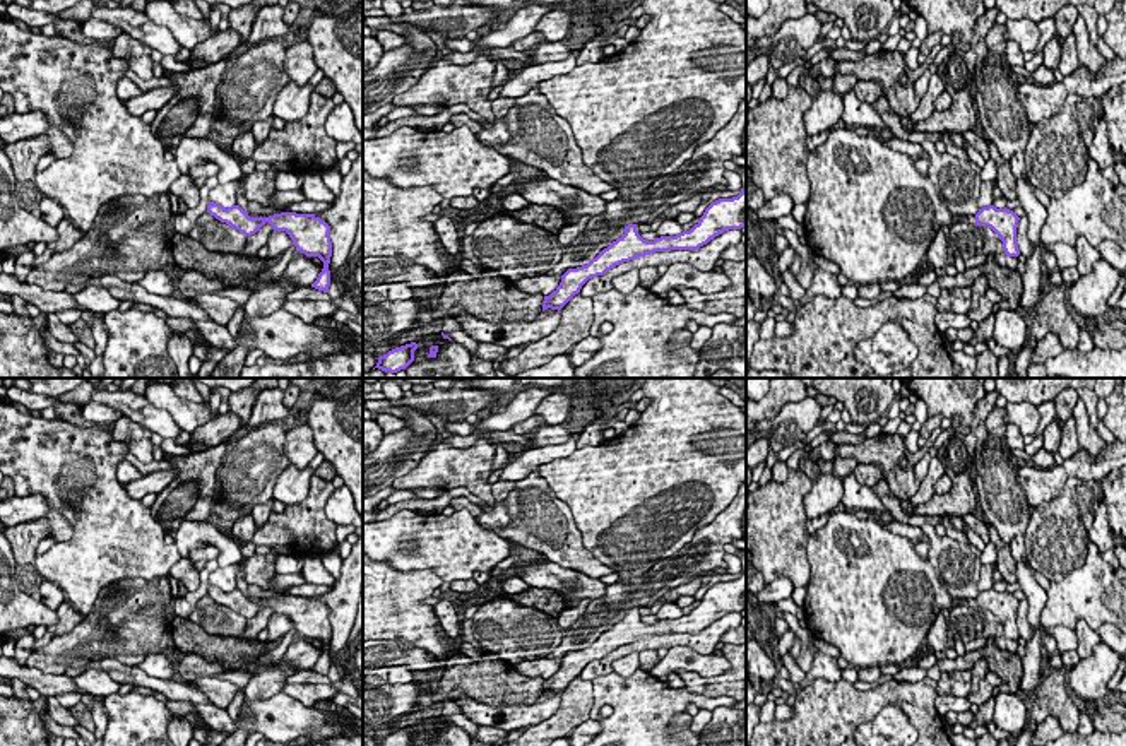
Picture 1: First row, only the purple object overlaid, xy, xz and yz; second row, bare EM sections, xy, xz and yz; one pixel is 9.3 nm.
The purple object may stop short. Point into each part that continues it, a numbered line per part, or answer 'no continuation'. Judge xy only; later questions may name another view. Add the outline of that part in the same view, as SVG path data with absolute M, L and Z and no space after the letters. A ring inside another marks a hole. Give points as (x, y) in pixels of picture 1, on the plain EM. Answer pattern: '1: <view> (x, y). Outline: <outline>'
no continuation

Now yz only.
1: yz (871, 596). Outline: M842 508L832 512L828 522L808 536L806 554L811 571L803 606L808 630L815 638L837 647L856 669L904 666L926 640L943 609L975 607L974 599L955 601L938 582L931 563L917 554L914 542L890 532L873 517L859 520L856 513Z

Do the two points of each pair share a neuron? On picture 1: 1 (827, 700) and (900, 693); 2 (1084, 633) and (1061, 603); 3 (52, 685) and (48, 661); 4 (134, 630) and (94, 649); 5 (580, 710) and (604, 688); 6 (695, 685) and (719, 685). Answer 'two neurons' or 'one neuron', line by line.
1: one neuron
2: two neurons
3: two neurons
4: one neuron
5: two neurons
6: one neuron

